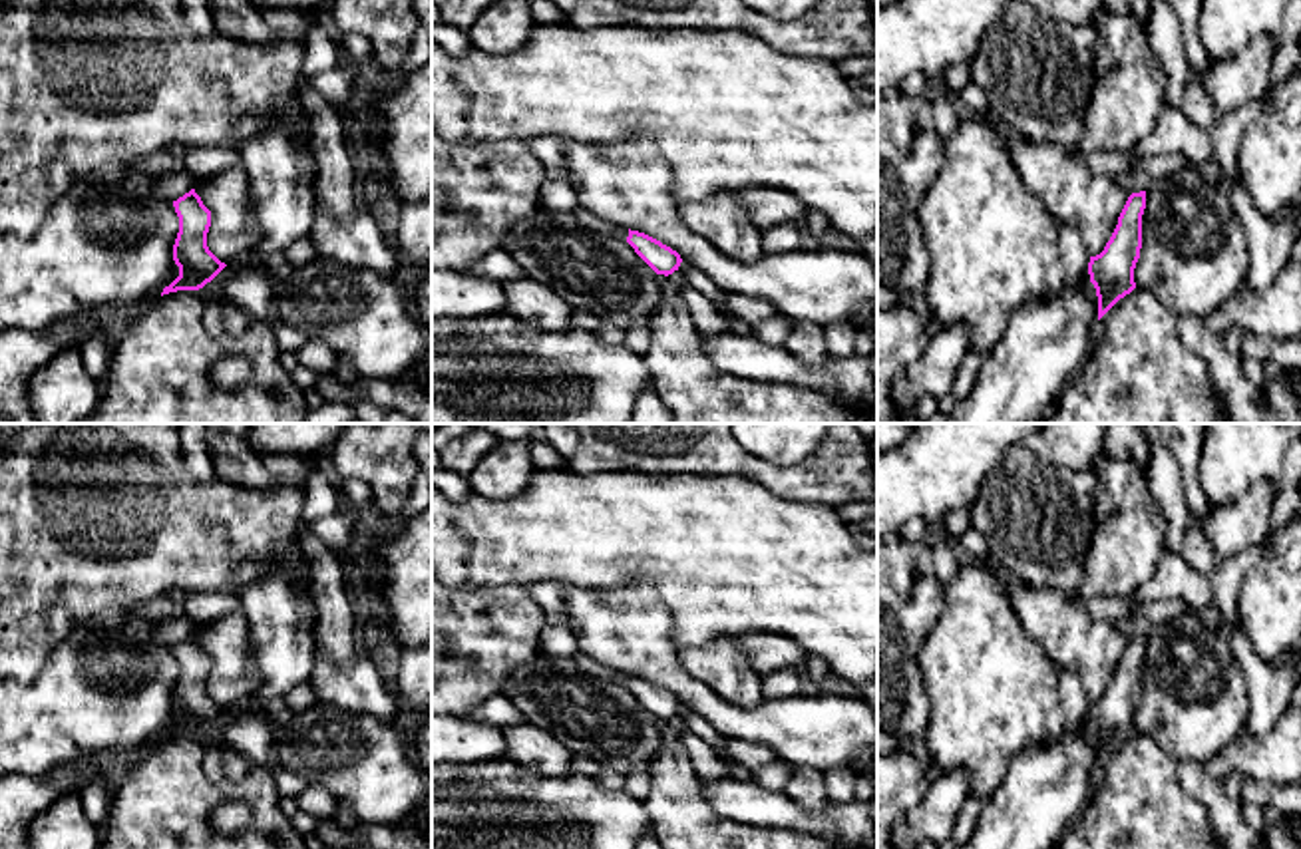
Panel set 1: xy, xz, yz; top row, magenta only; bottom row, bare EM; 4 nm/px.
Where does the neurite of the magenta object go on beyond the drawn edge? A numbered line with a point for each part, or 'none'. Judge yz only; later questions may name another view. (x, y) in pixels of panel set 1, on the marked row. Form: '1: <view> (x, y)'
none

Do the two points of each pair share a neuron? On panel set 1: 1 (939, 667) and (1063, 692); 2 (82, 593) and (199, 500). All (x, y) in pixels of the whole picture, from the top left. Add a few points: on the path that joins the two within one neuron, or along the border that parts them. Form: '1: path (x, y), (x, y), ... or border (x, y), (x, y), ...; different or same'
1: path (969, 667), (999, 692), (1033, 692); same
2: path (118, 567), (162, 565), (193, 535); same

